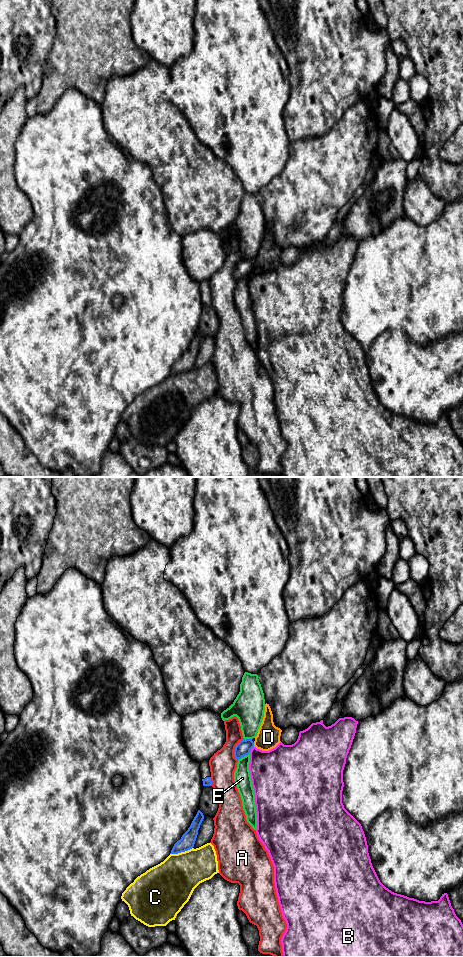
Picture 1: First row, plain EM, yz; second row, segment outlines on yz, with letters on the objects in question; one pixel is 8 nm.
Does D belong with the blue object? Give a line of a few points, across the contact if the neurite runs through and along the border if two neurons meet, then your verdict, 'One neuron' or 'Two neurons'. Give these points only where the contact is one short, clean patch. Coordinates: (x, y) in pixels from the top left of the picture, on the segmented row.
Line: yz (253, 742), (254, 746). Two neurons

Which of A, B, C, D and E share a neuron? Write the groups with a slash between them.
A / B / C / D / E

